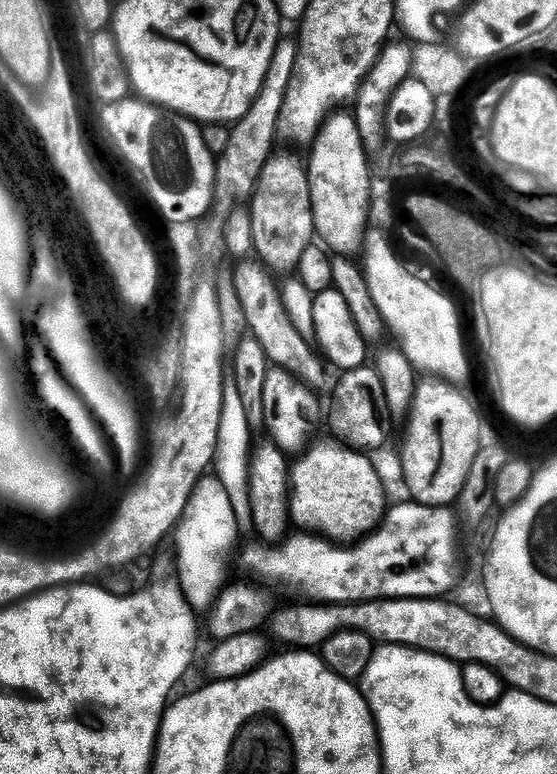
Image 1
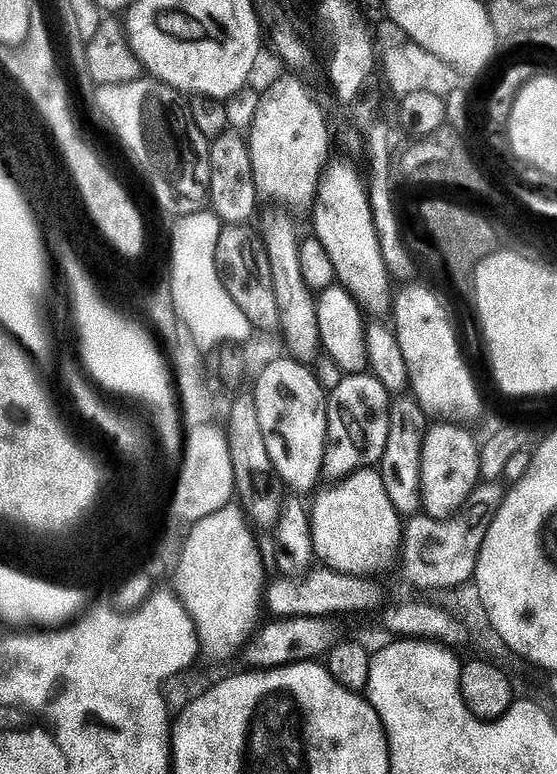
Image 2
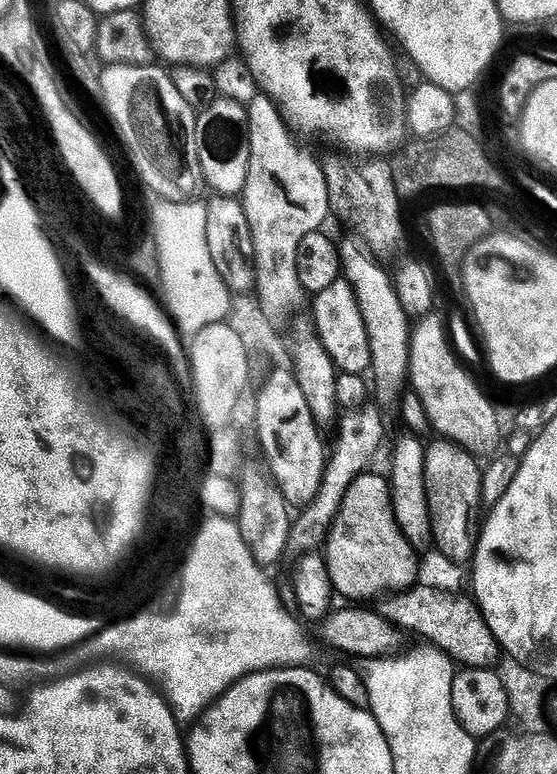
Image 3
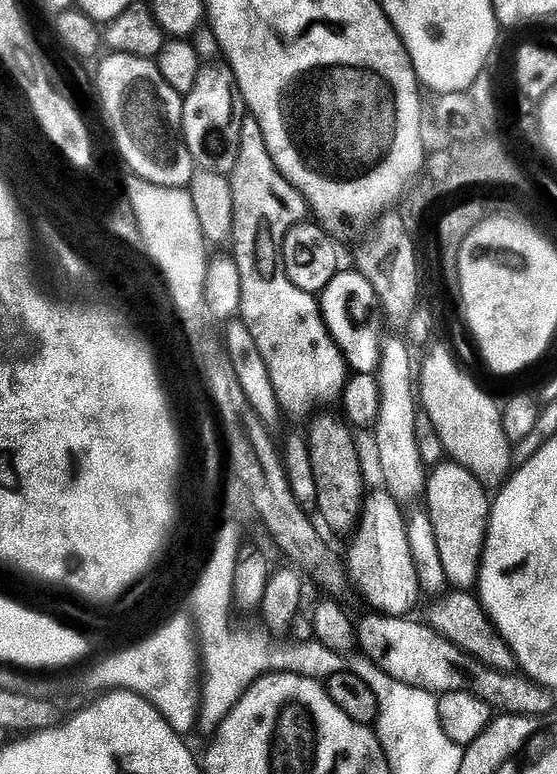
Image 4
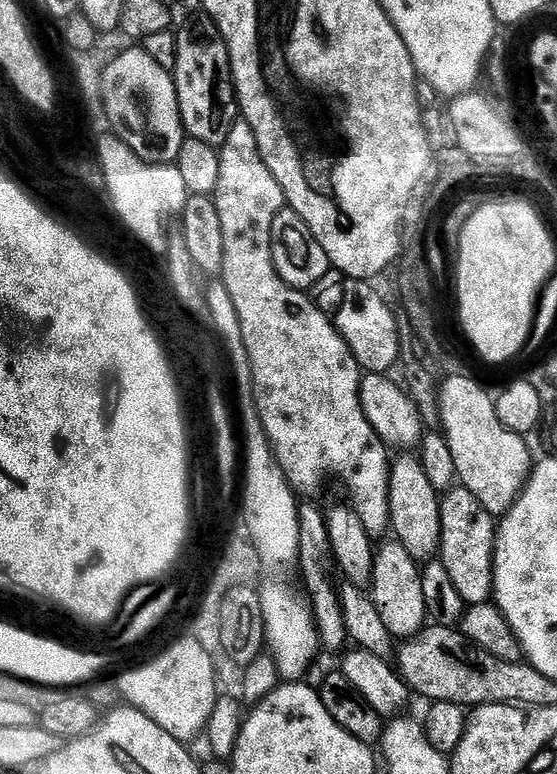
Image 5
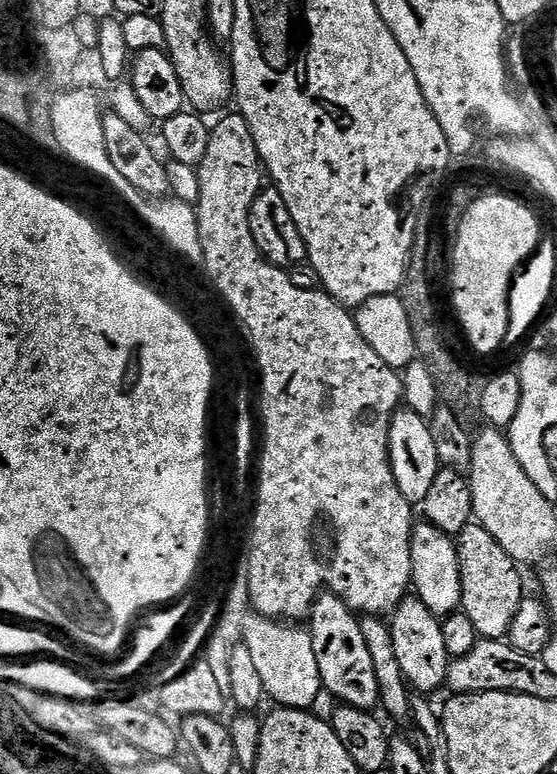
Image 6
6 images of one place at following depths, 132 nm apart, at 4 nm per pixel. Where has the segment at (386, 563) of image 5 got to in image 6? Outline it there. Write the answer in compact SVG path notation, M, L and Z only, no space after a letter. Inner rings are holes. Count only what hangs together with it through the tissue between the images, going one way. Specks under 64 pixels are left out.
M415 594L401 600L395 612L391 613L390 631L394 642L394 654L405 681L420 694L431 694L445 687L448 678L450 657L443 637L443 626L434 613Z

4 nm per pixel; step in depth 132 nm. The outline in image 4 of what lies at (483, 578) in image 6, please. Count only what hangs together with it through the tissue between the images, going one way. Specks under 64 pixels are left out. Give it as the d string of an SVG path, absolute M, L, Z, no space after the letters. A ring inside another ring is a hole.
M441 462L427 473L423 503L433 523L435 541L448 584L456 590L472 590L480 579L480 560L484 556L484 539L488 536L488 517L492 514L490 492L483 488L481 477L461 464Z

